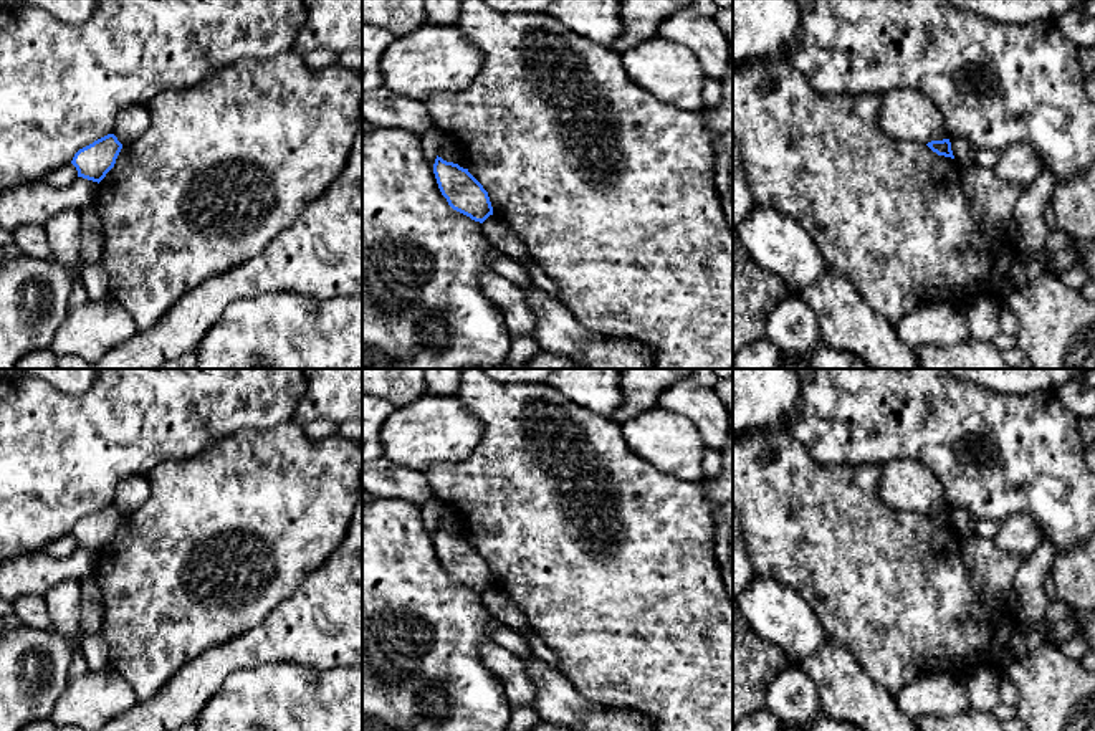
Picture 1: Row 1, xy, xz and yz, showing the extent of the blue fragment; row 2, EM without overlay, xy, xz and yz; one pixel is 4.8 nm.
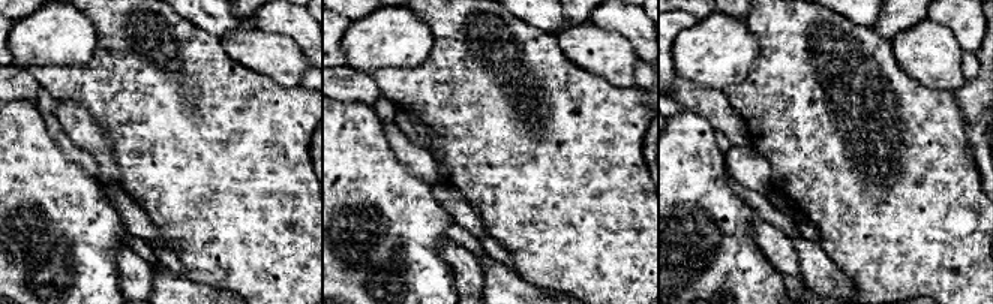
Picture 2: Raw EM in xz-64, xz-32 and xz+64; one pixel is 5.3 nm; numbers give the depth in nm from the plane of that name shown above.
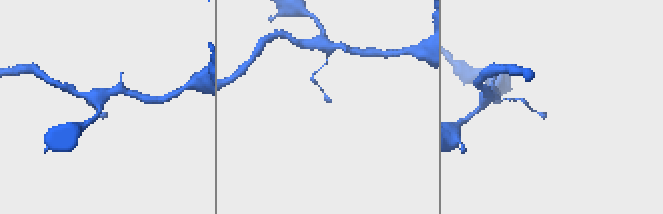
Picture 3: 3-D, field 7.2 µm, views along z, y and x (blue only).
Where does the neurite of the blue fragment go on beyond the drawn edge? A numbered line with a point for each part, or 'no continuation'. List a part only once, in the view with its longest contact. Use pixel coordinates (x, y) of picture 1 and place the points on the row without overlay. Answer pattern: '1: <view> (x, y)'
no continuation

